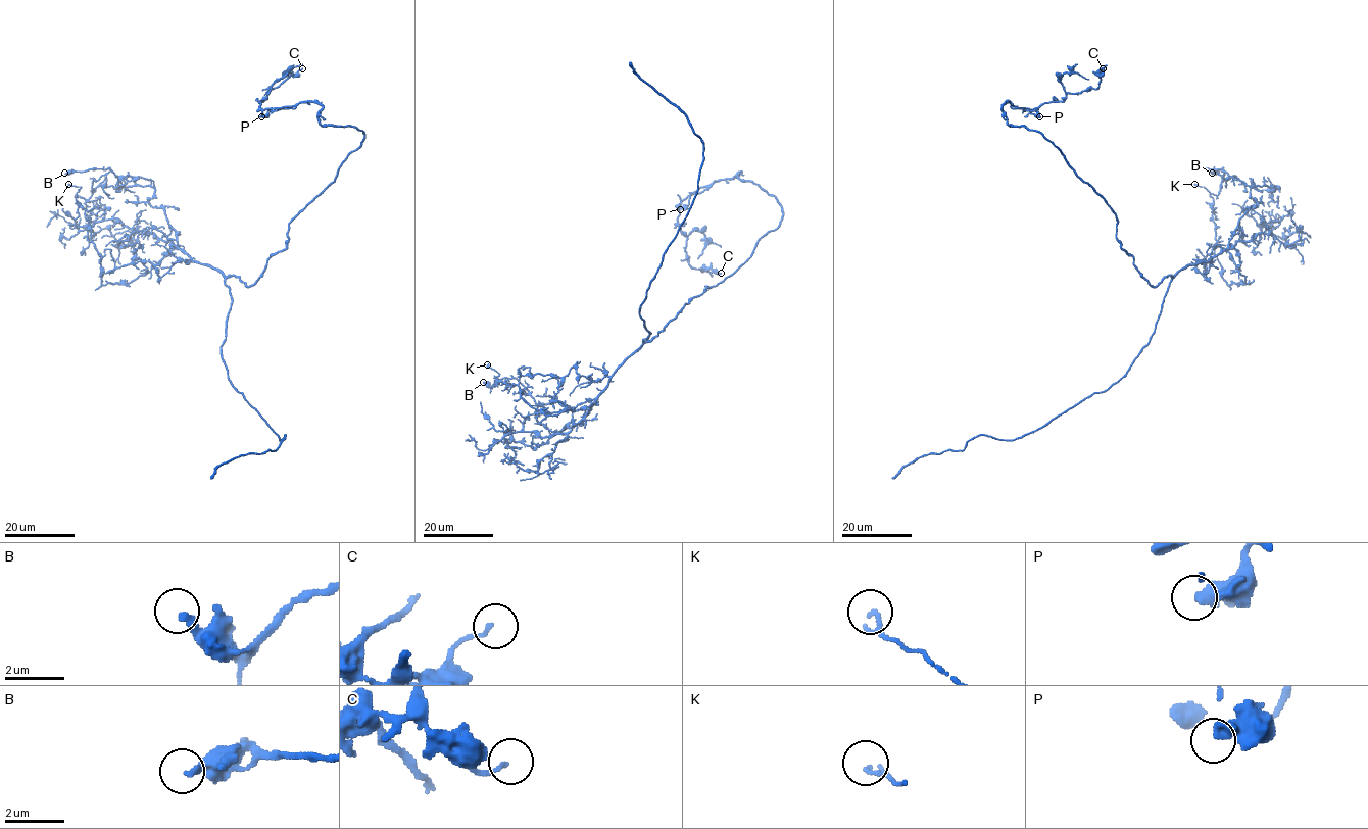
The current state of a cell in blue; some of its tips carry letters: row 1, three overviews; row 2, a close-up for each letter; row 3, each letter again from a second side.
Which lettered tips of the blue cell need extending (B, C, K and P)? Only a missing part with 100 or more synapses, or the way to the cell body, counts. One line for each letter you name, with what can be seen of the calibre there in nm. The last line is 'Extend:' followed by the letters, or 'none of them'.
Extend: none of them

